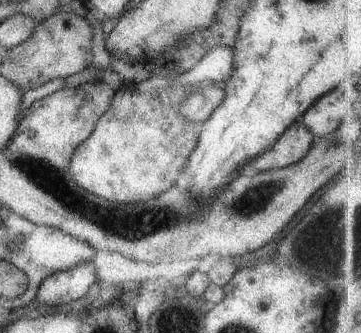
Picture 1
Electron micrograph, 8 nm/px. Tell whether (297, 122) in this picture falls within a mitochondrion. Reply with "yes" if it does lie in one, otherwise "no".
no

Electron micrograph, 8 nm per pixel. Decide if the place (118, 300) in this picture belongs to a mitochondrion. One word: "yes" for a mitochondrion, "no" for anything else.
no

